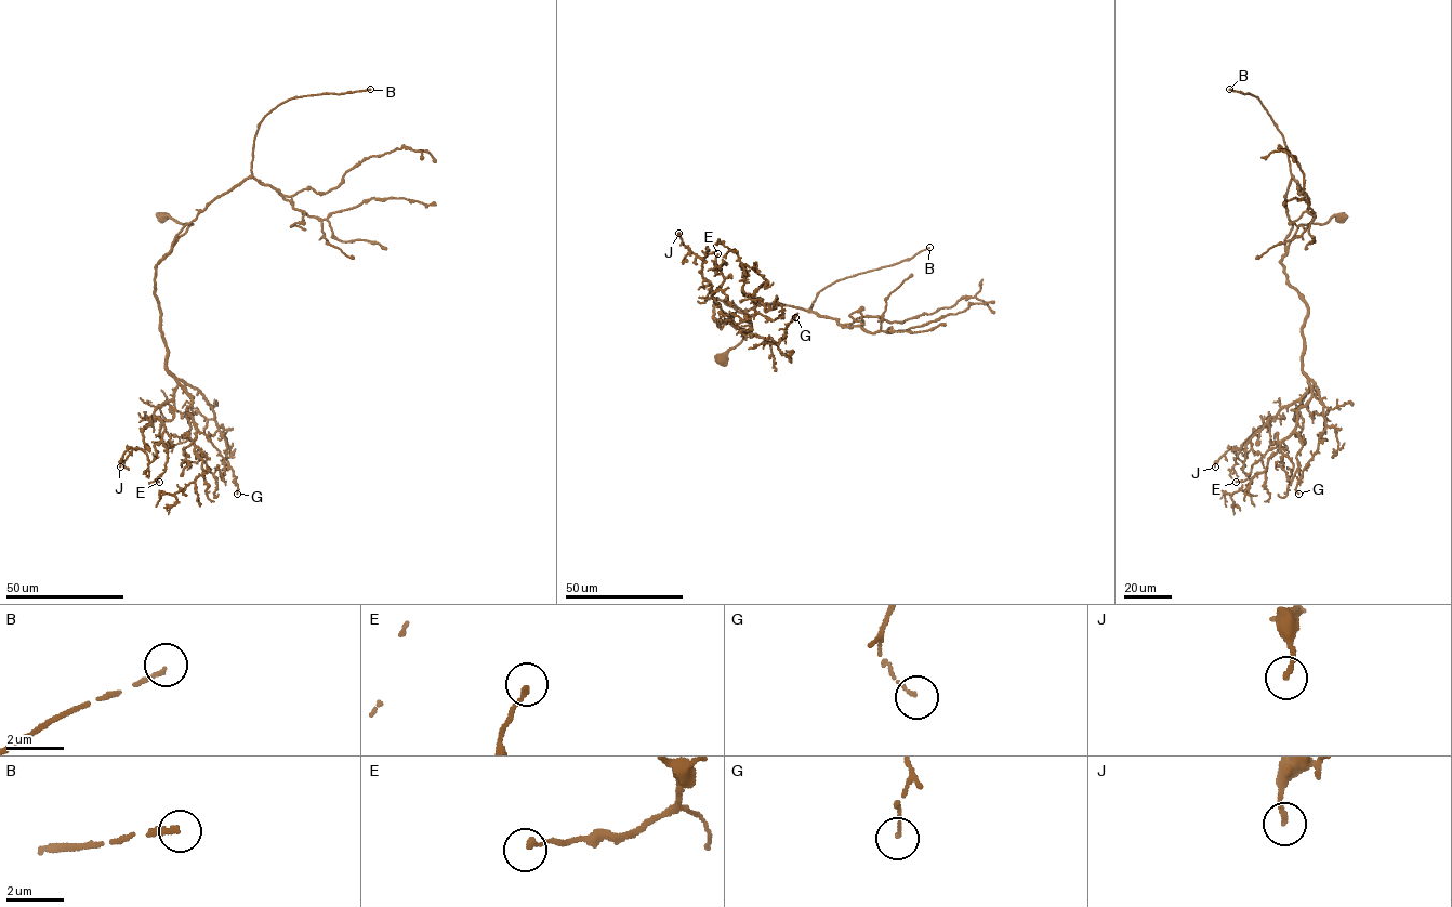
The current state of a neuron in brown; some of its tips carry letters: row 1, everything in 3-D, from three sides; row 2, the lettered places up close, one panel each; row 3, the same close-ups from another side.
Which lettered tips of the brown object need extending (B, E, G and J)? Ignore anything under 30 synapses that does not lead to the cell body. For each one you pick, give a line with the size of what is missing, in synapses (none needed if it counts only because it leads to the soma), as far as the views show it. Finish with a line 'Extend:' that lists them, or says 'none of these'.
B: Roughly 60 synapses
Extend: B

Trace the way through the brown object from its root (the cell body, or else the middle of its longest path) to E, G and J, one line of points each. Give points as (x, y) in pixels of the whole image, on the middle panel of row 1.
E: (722, 358), (751, 320), (718, 299), (714, 319), (736, 327), (712, 297), (726, 263), (715, 265), (717, 253)
G: (722, 358), (741, 341), (751, 320), (717, 299), (718, 326), (727, 320), (774, 343), (795, 317)
J: (722, 358), (751, 320), (717, 299), (718, 326), (720, 319), (736, 327), (702, 276), (703, 259), (678, 233)

